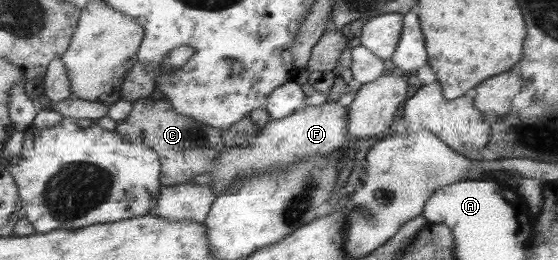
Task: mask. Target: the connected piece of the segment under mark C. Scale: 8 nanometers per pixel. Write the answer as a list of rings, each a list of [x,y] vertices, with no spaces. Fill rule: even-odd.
[[[150,96],[134,101],[126,119],[116,122],[114,128],[125,140],[154,149],[161,164],[160,182],[167,186],[187,183],[196,174],[213,171],[213,162],[219,153],[226,151],[227,147],[238,147],[258,135],[260,130],[248,117],[238,120],[227,129],[213,128],[176,112],[169,101],[153,100]]]

